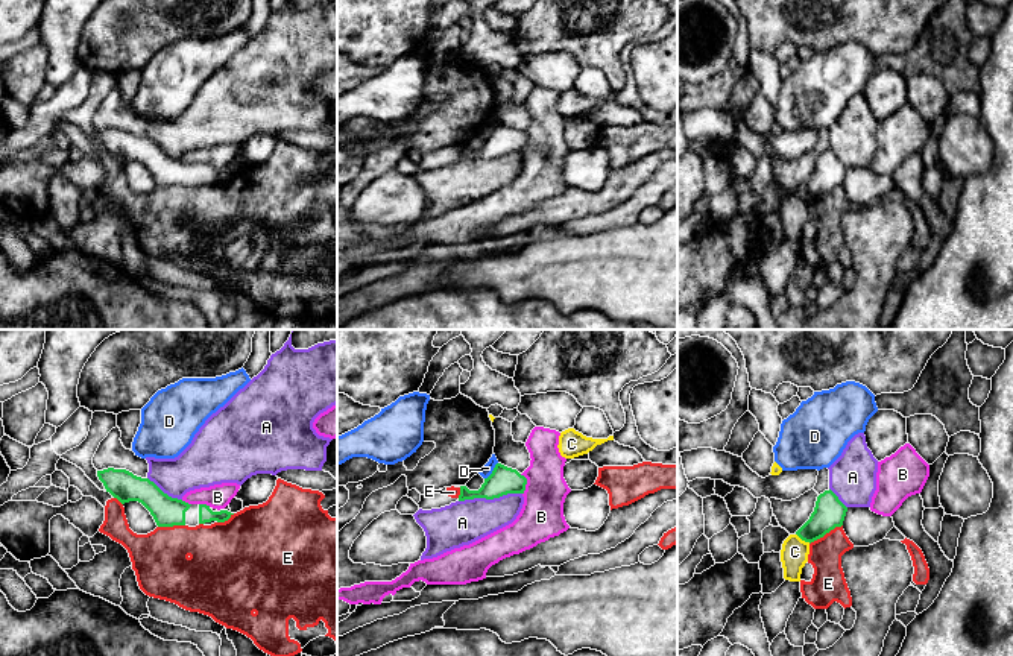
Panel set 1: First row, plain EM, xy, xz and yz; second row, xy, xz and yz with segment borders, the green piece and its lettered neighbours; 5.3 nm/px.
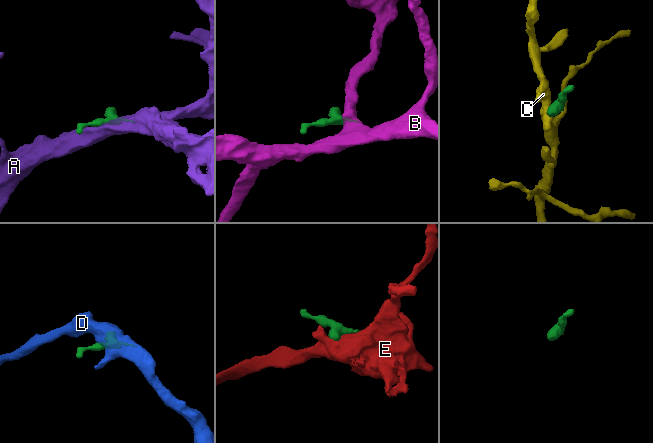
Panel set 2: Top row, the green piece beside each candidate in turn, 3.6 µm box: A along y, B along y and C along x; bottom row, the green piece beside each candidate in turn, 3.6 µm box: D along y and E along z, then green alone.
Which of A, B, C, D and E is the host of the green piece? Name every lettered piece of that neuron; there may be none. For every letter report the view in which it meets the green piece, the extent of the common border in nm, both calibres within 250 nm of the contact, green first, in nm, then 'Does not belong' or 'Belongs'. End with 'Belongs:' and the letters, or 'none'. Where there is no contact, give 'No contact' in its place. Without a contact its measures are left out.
A: Touches green in xz. Shared border 340 nm. Thickness 150 nm (green) against 240 nm. Does not belong
B: Touches green in xz. Shared border 110 nm. Thickness 150 nm (green) against 220 nm. Does not belong
C: Touches green in yz. Shared border 90 nm. Thickness 170 nm (green) against 150 nm. Does not belong
D: Touches green in xz. Shared border 120 nm. Thickness 150 nm (green) against 60 nm. Does not belong
E: Touches green in yz. Shared border 200 nm. Thickness 170 nm (green) against 180 nm. Does not belong
Belongs: none

